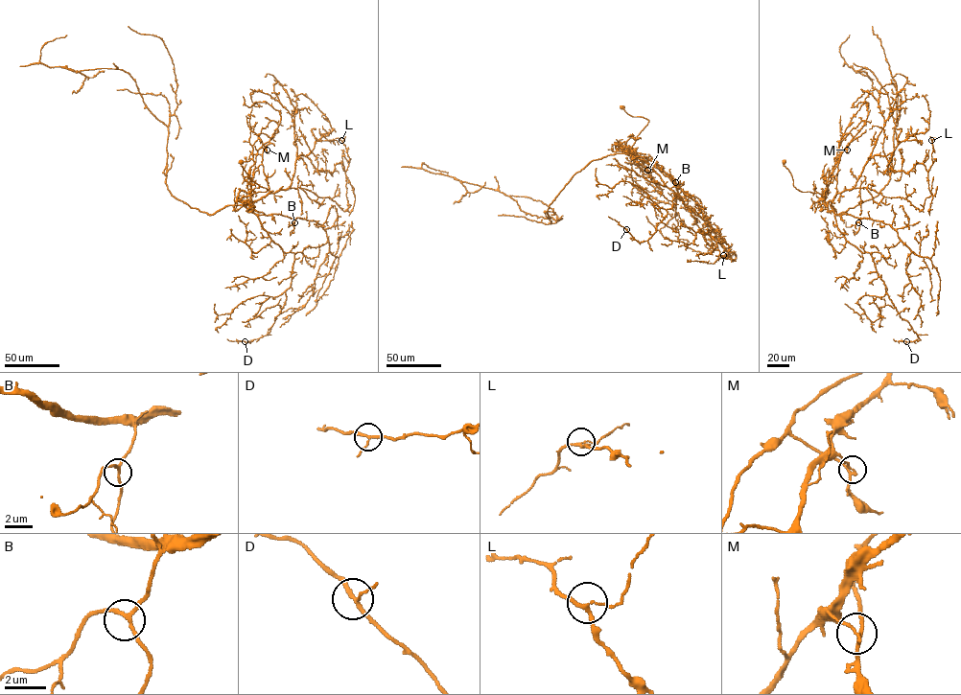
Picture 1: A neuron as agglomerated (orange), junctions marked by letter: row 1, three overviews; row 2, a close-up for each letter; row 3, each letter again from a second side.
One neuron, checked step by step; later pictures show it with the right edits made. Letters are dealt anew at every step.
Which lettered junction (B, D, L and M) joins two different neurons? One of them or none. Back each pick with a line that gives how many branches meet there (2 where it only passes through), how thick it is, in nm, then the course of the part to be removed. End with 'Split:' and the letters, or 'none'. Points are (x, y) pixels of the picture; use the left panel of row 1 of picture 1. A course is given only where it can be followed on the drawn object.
M: Branches: 3. Thickness 150 nm. Course of the part to remove: (267, 150), (258, 150), (247, 184), (250, 196), (265, 192), (268, 189), (251, 180), (242, 159)
Split: M

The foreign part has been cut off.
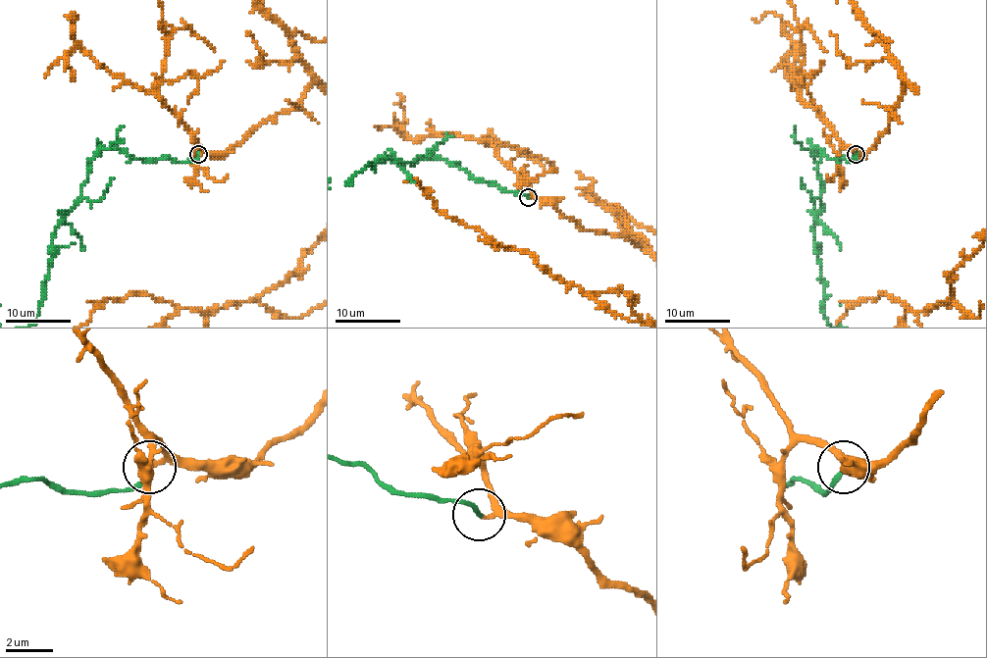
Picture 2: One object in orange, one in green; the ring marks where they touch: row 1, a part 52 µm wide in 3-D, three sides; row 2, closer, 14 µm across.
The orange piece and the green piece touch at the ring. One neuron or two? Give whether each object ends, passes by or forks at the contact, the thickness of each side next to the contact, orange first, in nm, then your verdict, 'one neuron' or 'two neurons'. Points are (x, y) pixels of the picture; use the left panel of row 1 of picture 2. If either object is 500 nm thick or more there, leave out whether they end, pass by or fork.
orange passes by | green ends | 160/200 nm | one neuron

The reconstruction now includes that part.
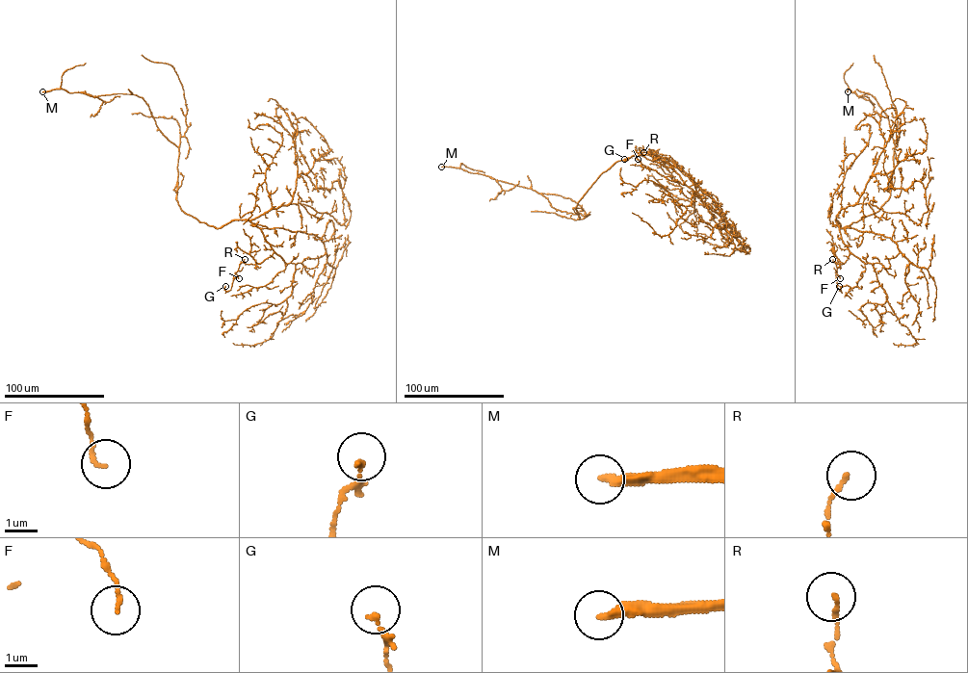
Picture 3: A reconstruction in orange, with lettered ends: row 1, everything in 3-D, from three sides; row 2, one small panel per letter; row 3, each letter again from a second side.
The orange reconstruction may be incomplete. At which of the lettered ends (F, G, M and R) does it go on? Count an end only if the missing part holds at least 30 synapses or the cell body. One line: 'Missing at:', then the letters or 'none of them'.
Missing at: M

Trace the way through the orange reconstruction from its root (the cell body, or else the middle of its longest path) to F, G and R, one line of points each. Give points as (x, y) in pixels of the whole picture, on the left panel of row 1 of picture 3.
F: (195, 218), (217, 228), (249, 220), (260, 229), (274, 252), (260, 263), (241, 263), (239, 278)
G: (195, 218), (217, 228), (249, 220), (274, 251), (260, 263), (241, 263), (230, 290), (225, 292), (225, 286)
R: (195, 218), (217, 228), (235, 220), (249, 220), (257, 226), (274, 252), (255, 265), (241, 263), (245, 259)

